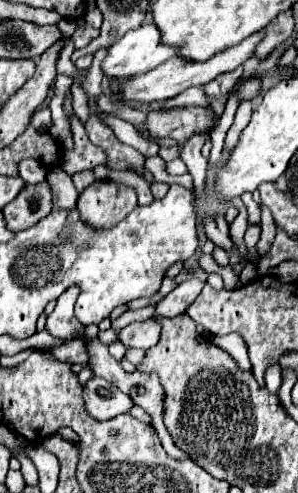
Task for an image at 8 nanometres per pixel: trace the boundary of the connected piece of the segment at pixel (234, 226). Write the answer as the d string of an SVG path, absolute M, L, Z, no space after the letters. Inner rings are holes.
M239 197L232 199L232 201L230 201L228 204L234 206L239 211L239 214L236 219L229 226L229 233L232 238L232 241L236 244L238 250L240 251L242 259L244 261L251 261L256 265L258 259L252 259L249 257L248 250L243 240L244 233L248 227L247 209Z

